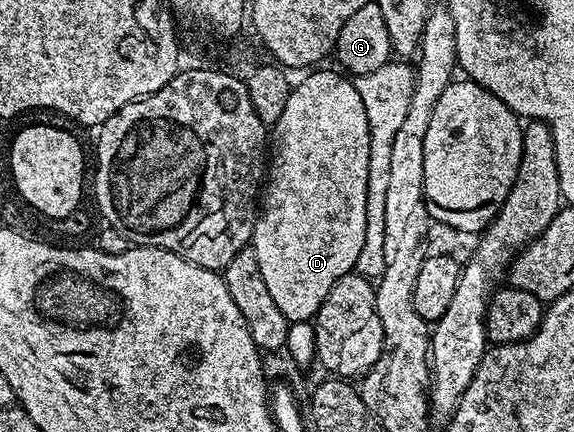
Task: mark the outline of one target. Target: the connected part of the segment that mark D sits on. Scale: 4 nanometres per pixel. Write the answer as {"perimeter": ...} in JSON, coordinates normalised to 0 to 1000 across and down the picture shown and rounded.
{"perimeter":[[[564,157],[538,167],[531,188],[517,185],[510,194],[505,229],[498,229],[498,250],[472,310],[463,417],[436,560],[437,576],[449,590],[449,618],[456,618],[456,648],[505,748],[542,745],[549,736],[568,683],[575,683],[575,664],[618,625],[624,588],[631,581],[631,553],[638,553],[645,387],[645,294],[638,285],[638,248],[631,248],[631,220],[624,220],[618,194],[598,167]]]}

